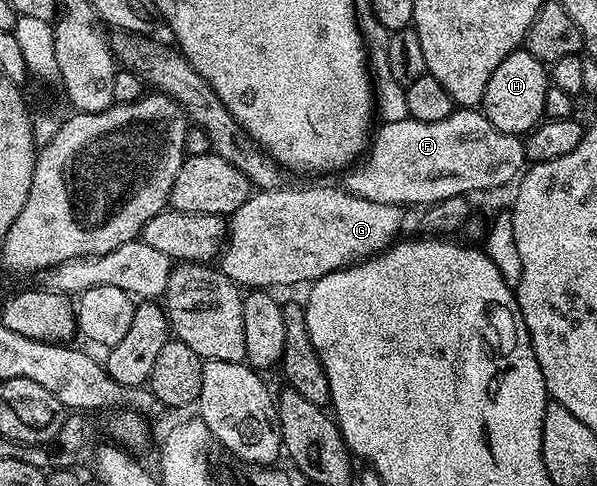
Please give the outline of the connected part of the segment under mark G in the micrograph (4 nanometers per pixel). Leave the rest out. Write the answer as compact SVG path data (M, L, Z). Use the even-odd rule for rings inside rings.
M342 186L335 187L283 187L278 189L259 189L247 198L240 207L235 210L234 215L229 219L229 234L225 240L225 246L218 256L217 267L224 275L243 289L276 289L275 287L291 287L294 283L304 283L310 285L315 280L325 277L334 271L340 271L342 267L349 267L353 263L358 263L364 259L370 259L372 255L378 255L387 250L392 243L396 242L399 230L403 227L402 206L393 203L378 203L369 201L365 197L351 195L348 191L343 190Z

